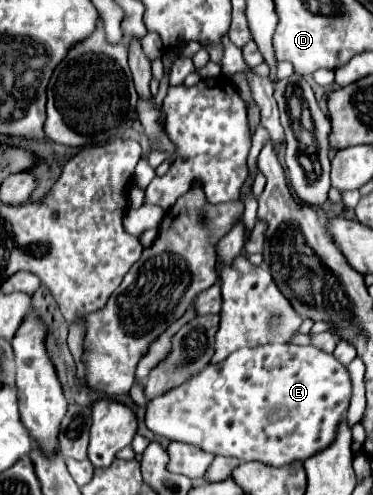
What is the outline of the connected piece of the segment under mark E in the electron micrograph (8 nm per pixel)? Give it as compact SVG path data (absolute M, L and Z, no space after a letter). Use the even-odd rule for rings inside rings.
M262 345L238 349L224 363L208 365L188 383L146 405L146 427L166 439L196 445L214 455L262 461L274 467L304 461L328 447L350 405L350 375L330 353L314 345Z

